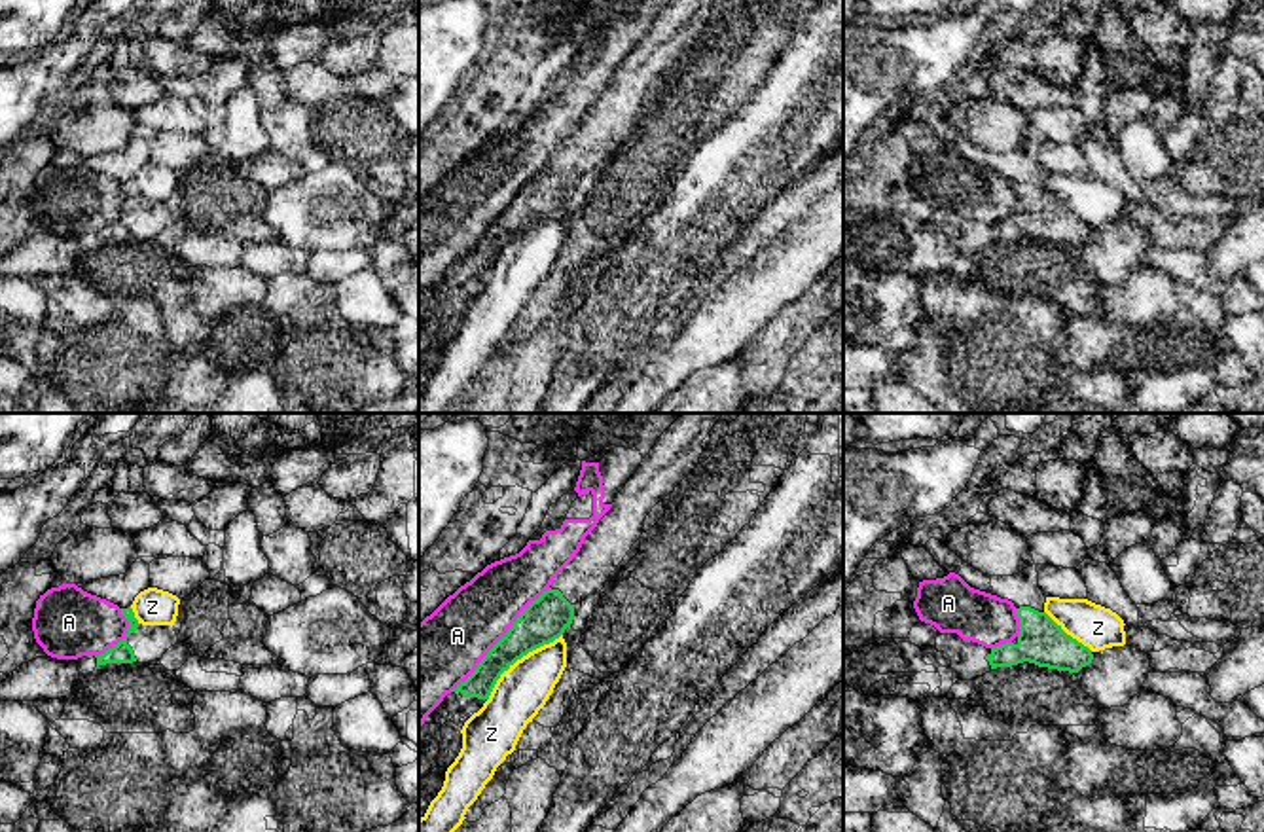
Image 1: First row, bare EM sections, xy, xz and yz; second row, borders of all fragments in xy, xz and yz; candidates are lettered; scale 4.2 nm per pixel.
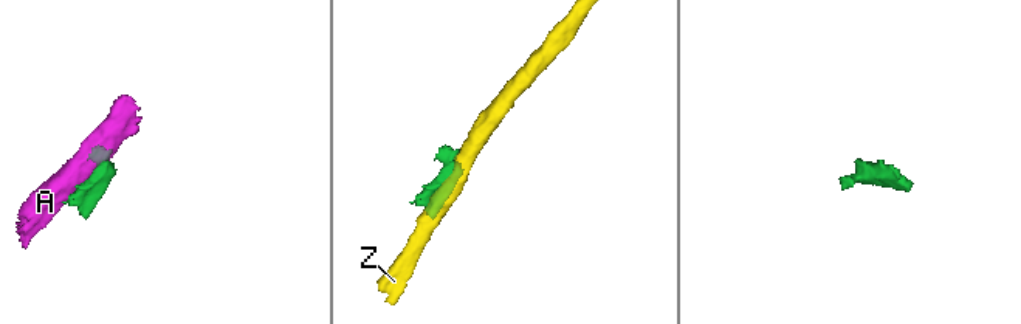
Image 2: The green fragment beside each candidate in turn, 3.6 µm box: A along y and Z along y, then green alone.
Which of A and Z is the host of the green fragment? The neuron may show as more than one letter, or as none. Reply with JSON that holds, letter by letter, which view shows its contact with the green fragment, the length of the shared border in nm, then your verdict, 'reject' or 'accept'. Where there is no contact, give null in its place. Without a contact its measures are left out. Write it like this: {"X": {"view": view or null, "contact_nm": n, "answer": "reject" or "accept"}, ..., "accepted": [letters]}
{"A": {"view": "xz", "contact_nm": 600, "answer": "reject"}, "Z": {"view": "xz", "contact_nm": 420, "answer": "reject"}, "accepted": []}

